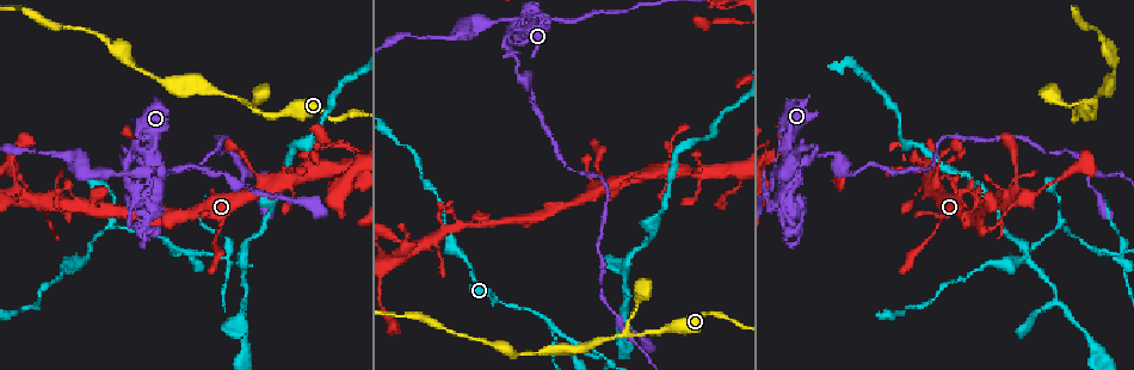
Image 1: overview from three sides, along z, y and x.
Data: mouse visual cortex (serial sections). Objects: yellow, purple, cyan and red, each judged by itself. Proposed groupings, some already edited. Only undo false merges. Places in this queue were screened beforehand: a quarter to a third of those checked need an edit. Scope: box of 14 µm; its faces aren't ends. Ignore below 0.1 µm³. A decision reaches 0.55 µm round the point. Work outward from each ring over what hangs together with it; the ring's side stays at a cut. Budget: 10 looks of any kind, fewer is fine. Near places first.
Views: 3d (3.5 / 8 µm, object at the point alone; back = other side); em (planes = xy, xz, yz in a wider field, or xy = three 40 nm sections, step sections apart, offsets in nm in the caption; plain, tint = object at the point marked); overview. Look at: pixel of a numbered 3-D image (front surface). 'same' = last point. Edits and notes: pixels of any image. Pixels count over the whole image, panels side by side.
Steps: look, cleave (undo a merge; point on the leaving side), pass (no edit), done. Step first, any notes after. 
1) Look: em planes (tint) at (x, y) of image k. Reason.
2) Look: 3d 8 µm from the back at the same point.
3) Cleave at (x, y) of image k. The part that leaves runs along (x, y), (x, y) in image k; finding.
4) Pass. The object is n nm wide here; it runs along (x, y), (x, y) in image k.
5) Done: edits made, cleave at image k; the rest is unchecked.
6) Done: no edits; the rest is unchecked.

Look: 3d 3.5 µm at (1092, 102) of image 1. Three arms meet.

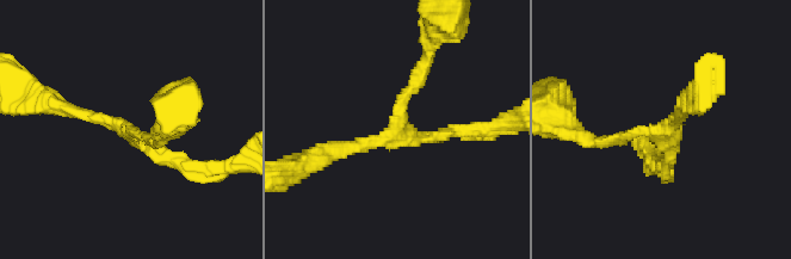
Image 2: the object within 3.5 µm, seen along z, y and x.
Look: em xy step 5 (tint) at (132, 133) of image 2. 3 arms meet here; the arms are 150, 150, 200 nm wide; need the tissue.

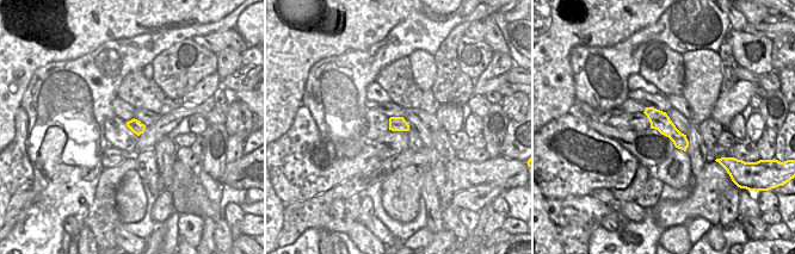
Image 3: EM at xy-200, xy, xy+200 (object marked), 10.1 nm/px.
Pass. Continuous, no second cell.

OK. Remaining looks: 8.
Look: 3d 3.5 µm at (147, 159) of image 1.

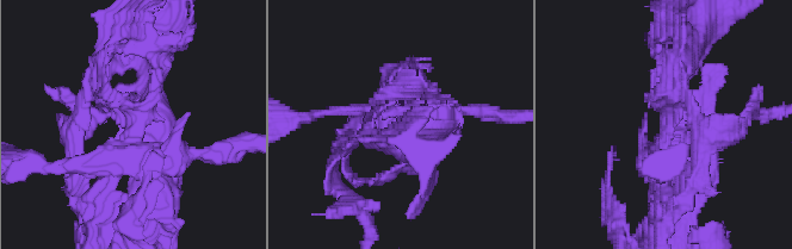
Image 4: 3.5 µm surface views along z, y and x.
Look: em planes (plain) at (136, 125) of image 4.

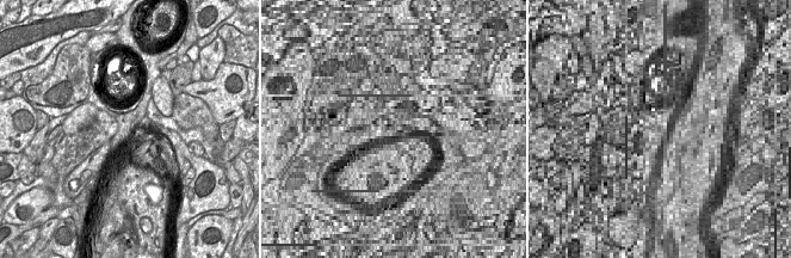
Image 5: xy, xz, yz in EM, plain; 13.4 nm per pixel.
Look: em planes (tint) at the same point. With the object marked.

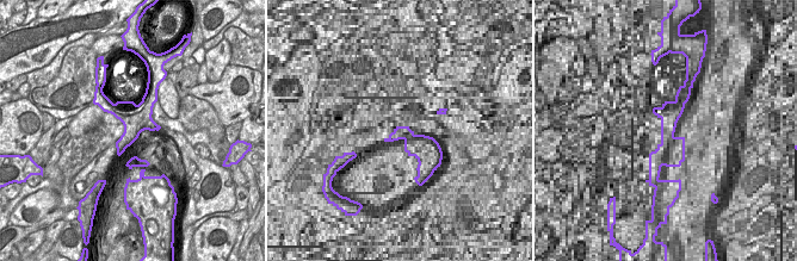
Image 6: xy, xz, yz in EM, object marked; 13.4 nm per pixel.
Pass. It runs along (158, 55), (131, 150), (84, 165) in image 4; one cell here.

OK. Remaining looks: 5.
Look: 3d 3.5 µm at (493, 300) of image 1. Three arms meet.

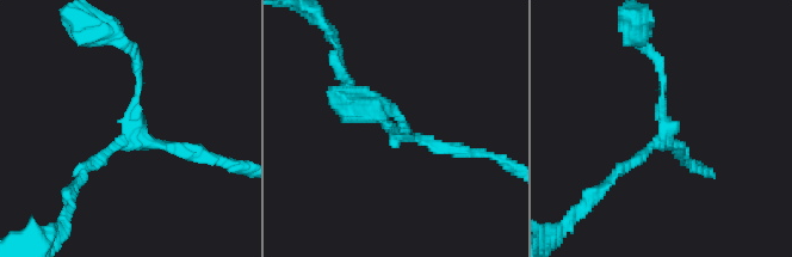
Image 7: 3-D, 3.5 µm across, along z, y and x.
Look: em xy step 1 (tint) at (128, 128) of image 7. 3 arms meet here; the arms are 100, 150, 200 nm wide.

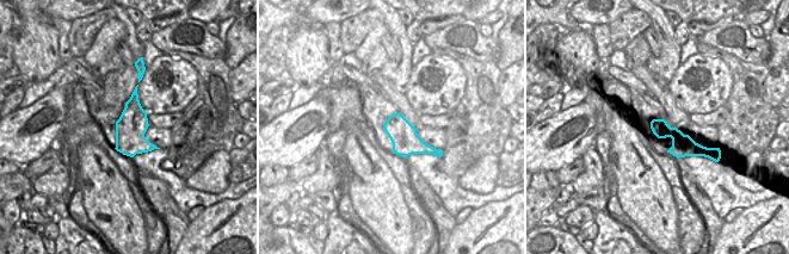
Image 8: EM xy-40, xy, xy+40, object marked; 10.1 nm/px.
Pass. It runs along (131, 53), (138, 93), (124, 141), (84, 173) in image 7; continuous, no second cell.

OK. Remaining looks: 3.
Look: 3d 3.5 µm at (172, 244) of image 1. A fork.

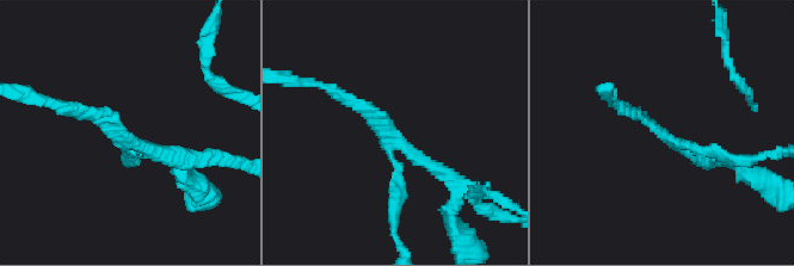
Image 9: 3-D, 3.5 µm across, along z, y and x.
Look: em xy step 5 (tint) at (661, 132) of image 9. 3 arms meet here; the arms are 150, 150, 200 nm wide.

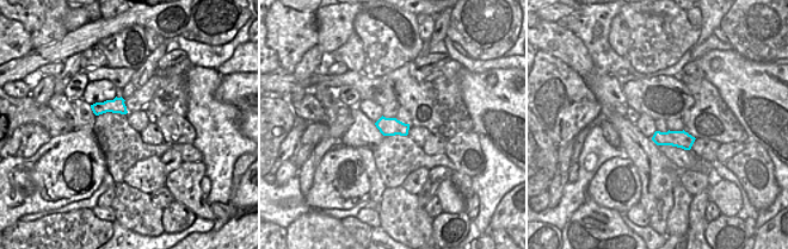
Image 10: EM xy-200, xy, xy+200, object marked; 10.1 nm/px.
Pass. It runs along (326, 88), (356, 103), (448, 177) in image 9; one cell here.

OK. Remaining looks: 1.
Done: no edits; the rest is unchecked.

